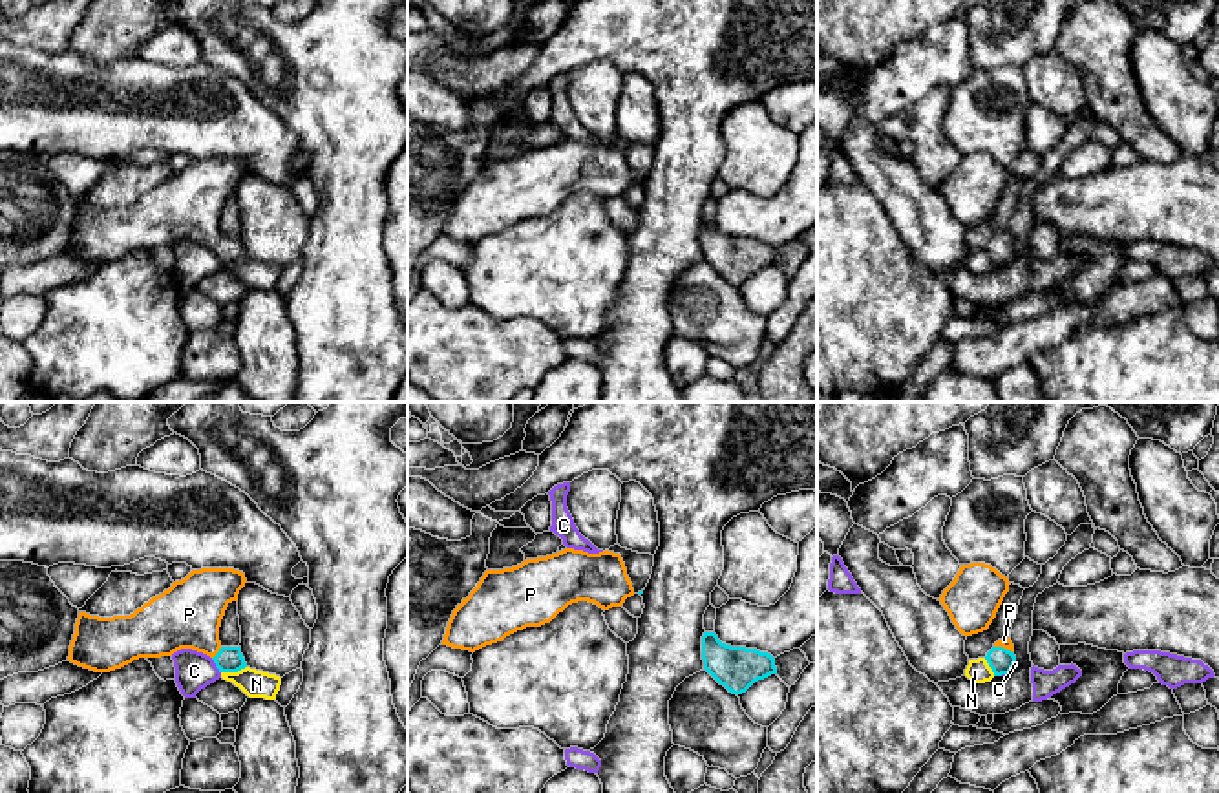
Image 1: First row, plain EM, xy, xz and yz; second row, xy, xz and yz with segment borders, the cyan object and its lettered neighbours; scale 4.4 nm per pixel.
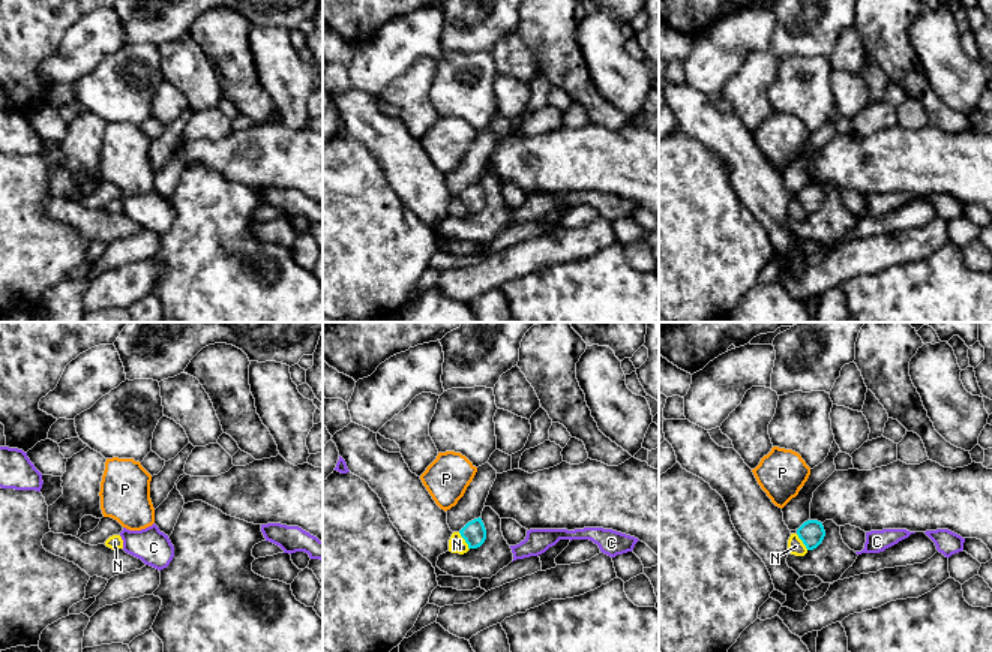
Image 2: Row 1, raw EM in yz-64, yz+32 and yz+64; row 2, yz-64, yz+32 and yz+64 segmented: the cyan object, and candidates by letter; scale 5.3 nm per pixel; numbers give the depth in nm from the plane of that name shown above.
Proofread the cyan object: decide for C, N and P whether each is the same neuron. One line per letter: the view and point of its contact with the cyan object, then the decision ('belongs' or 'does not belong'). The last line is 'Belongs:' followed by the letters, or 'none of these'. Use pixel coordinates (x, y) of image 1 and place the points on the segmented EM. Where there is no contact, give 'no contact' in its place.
C: meets cyan in xy at (216, 666); does not belong
N: meets cyan in xy at (233, 671); does not belong
P: meets cyan in xy at (218, 653); belongs
Belongs: P

